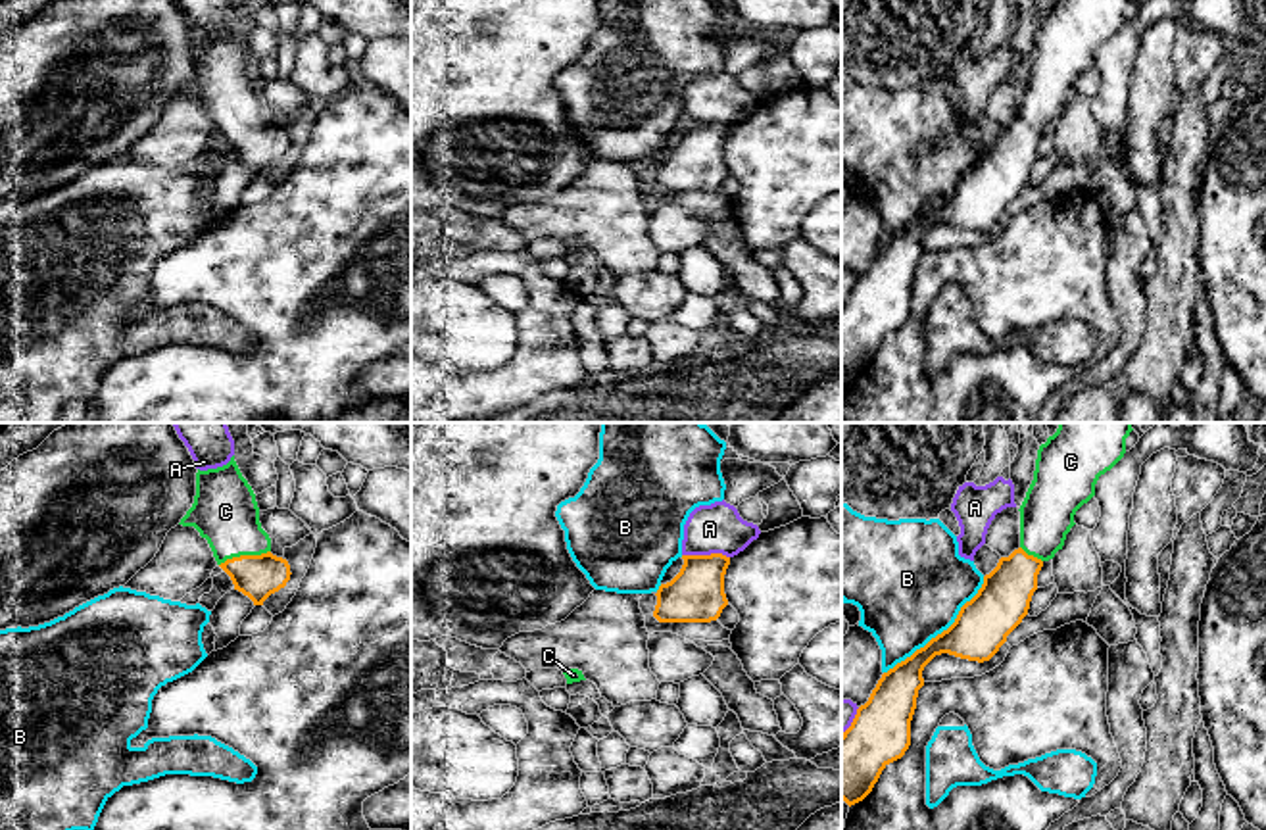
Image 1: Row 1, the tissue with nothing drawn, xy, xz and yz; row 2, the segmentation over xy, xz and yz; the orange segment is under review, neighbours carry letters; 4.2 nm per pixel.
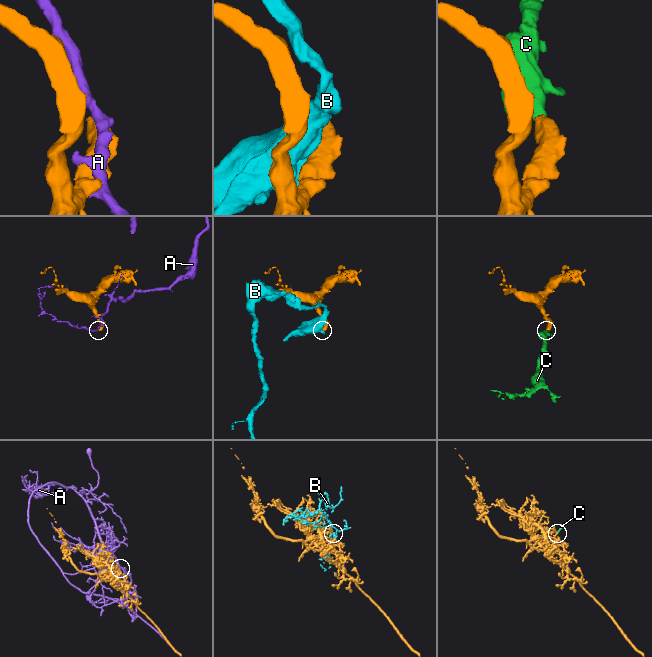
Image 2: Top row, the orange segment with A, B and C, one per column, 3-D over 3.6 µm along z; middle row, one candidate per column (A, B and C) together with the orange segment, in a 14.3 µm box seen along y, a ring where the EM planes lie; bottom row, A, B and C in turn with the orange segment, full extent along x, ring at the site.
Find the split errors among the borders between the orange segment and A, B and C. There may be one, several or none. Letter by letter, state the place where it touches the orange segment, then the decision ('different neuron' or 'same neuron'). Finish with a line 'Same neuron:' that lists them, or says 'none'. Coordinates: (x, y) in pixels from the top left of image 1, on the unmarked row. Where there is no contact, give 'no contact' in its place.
A: xz (706, 125) | different neuron
B: yz (942, 202) | different neuron
C: xy (244, 125) | same neuron
Same neuron: C

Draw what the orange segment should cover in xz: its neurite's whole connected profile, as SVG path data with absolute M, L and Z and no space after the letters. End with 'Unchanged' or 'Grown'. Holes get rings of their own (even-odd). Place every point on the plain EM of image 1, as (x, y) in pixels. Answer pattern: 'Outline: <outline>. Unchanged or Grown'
Outline: M722 123L682 125L680 142L657 159L653 186L659 192L711 192L728 175L724 144L730 127Z. Unchanged

